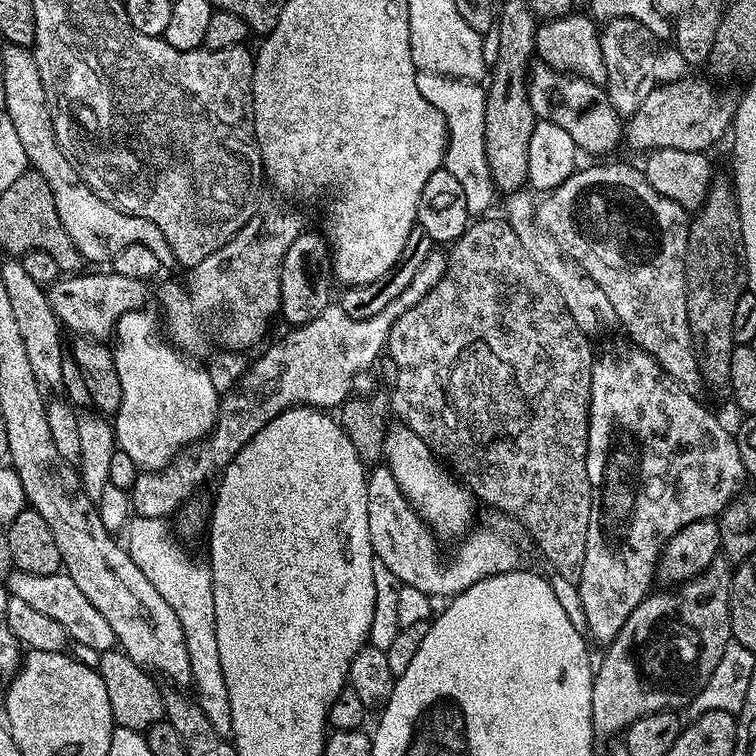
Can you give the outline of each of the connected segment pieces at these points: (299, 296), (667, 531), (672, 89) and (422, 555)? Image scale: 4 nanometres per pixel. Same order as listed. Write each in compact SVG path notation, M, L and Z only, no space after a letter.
M301 231L294 242L290 242L290 250L282 258L280 271L280 310L279 315L289 320L289 325L299 326L318 318L322 310L330 303L328 295L334 285L330 249L321 233Z
M627 346L613 356L597 355L592 361L592 381L590 382L590 410L588 411L588 453L586 454L586 474L590 478L592 501L590 502L590 526L586 530L586 554L582 558L582 578L578 585L580 591L580 608L584 611L584 620L588 623L587 635L597 640L601 646L607 646L615 640L622 630L626 618L650 594L648 588L652 584L652 576L657 575L658 561L664 546L676 532L681 532L685 524L693 524L699 520L719 517L723 508L731 500L736 499L745 487L746 473L742 454L738 454L736 437L731 431L720 425L720 420L708 408L703 408L697 397L692 396L678 383L650 354L641 348Z
M698 80L663 84L655 86L629 117L624 128L626 146L628 144L632 149L643 152L659 148L706 152L723 135L727 135L735 119L737 97Z
M376 466L367 473L367 477L366 522L370 525L372 554L386 564L401 585L414 587L431 598L451 598L474 586L482 578L514 572L521 567L520 552L515 542L496 528L473 527L459 541L461 544L452 556L452 564L443 560L440 557L440 544L436 541L439 540L437 533L412 509L412 503L404 497L398 482L394 482L392 471L387 466Z

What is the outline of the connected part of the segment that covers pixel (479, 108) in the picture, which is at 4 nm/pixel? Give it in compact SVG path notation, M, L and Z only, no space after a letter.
M417 71L418 90L422 90L422 98L430 102L444 115L448 124L448 147L444 153L443 167L447 168L458 182L462 182L462 190L466 190L466 206L468 215L480 218L498 196L498 189L492 183L490 166L486 162L486 92L479 83L471 80L456 80L452 76L443 76L433 72Z

